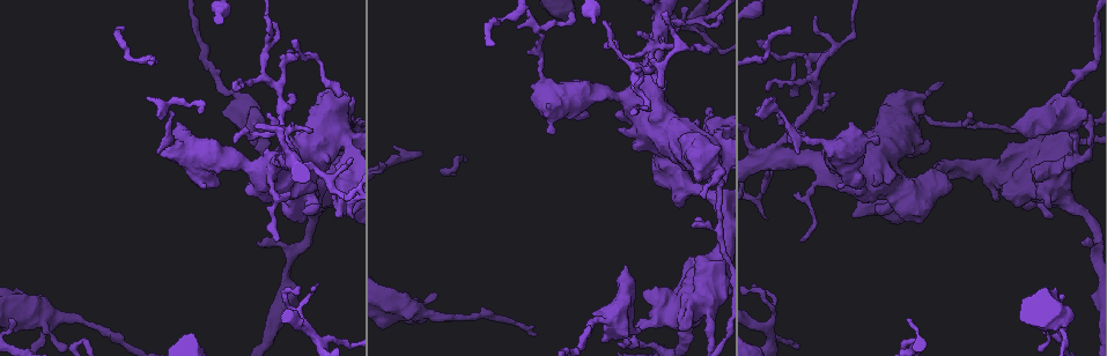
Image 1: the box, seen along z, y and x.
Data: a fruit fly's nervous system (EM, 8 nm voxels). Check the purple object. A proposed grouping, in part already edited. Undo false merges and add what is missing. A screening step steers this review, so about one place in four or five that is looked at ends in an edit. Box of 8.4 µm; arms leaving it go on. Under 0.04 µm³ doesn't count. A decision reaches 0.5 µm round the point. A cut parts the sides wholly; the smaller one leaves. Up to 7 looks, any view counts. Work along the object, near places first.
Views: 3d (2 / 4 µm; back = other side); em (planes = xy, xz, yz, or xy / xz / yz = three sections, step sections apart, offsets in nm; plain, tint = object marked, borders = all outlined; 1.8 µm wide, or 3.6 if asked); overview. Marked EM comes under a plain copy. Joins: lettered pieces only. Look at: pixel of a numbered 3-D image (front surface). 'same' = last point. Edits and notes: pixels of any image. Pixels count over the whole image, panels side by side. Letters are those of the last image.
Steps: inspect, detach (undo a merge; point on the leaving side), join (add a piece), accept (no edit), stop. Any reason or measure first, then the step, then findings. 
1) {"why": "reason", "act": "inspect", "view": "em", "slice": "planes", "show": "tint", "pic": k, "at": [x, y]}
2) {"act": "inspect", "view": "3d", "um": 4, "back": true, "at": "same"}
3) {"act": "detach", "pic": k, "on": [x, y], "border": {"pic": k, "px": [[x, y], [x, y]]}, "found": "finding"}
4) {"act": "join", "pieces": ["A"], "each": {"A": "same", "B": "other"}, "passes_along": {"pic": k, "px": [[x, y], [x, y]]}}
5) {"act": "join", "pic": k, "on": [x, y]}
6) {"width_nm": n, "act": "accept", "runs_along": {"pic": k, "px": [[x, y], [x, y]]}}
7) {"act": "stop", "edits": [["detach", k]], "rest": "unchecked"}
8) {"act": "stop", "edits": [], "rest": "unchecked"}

{"why": "tapers out", "act": "inspect", "view": "3d", "um": 4, "back": true, "pic": 1, "at": [308, 129]}

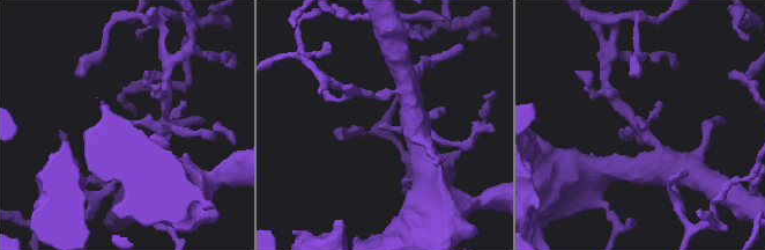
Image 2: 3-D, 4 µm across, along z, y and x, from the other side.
{"act": "inspect", "view": "em", "slice": "planes", "show": "borders", "pic": 2, "at": [642, 126]}

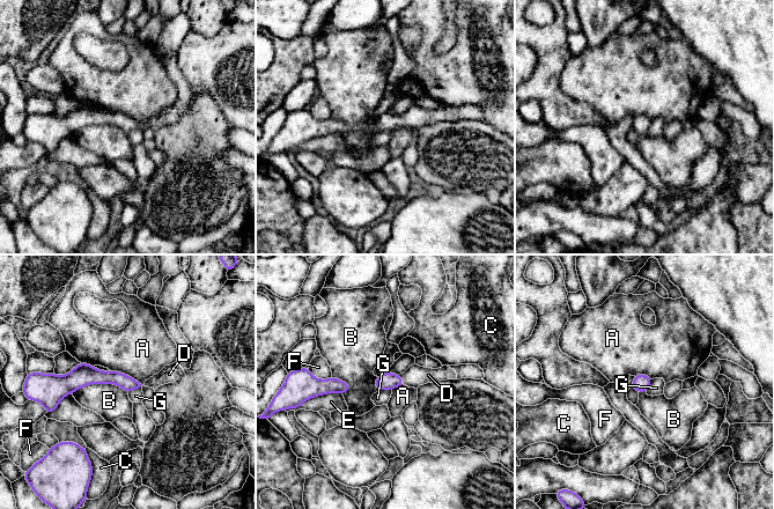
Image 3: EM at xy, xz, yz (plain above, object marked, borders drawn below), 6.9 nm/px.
{"width_nm": 100, "act": "join", "pieces": ["D"], "each": {"A": "other", "B": "other", "C": "other", "D": "same", "E": "other", "F": "other", "G": "other"}, "passes_along": {"pic": 3, "px": [[386, 381], [402, 380], [414, 376]]}, "found": "the neuron continues"}

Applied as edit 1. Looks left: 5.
{"act": "inspect", "view": "overview"}

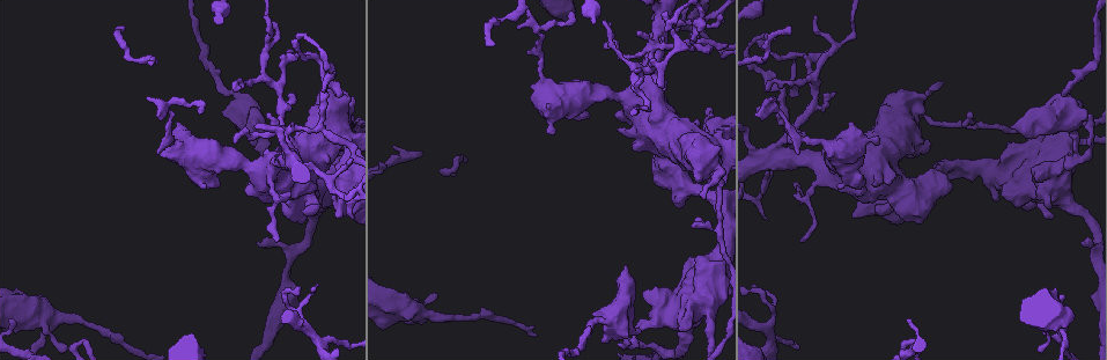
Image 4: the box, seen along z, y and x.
{"why": "touches itself", "act": "inspect", "view": "3d", "um": 4, "pic": 4, "at": [666, 24]}

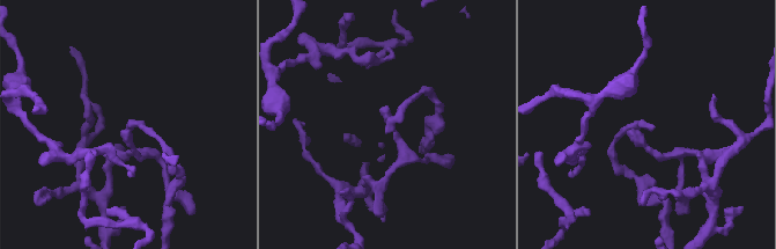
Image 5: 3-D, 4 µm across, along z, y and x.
{"why": "shape alone is not enough", "act": "inspect", "view": "em", "slice": "planes", "show": "tint", "pic": 5, "at": [389, 121]}

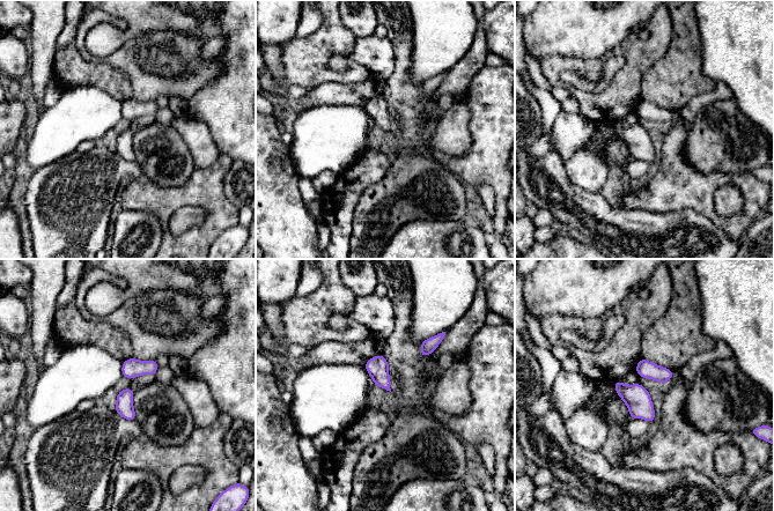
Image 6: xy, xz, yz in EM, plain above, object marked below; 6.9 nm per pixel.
{"why": "what lies round it", "act": "inspect", "view": "em", "slice": "planes", "show": "borders", "at": "same"}

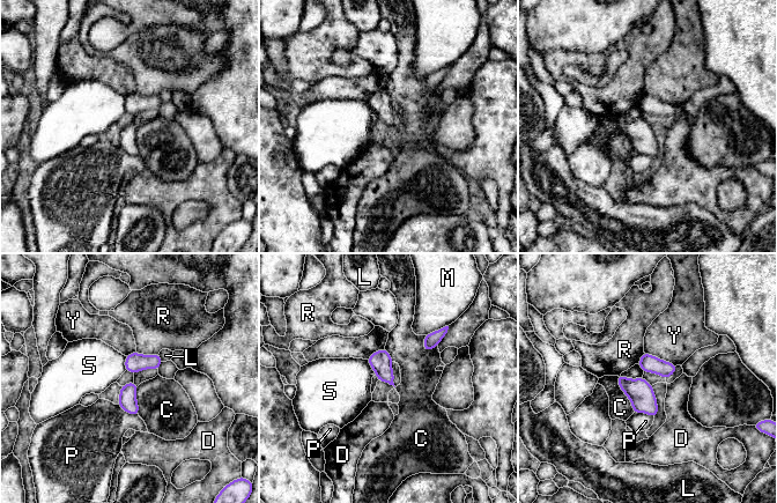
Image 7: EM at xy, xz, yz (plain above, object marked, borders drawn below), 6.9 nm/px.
{"longest_contact_nm": ["C", 280], "act": "accept", "each": {"C": "other", "D": "other", "L": "other", "M": "other", "P": "other", "R": "other", "S": "other", "Y": "other"}, "border": {"pic": 7, "px": [[616, 376], [634, 412]]}, "found": "continuous, no second neuron"}

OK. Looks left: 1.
{"act": "stop", "edits": [["join", 3]], "rest": "unchecked"}

